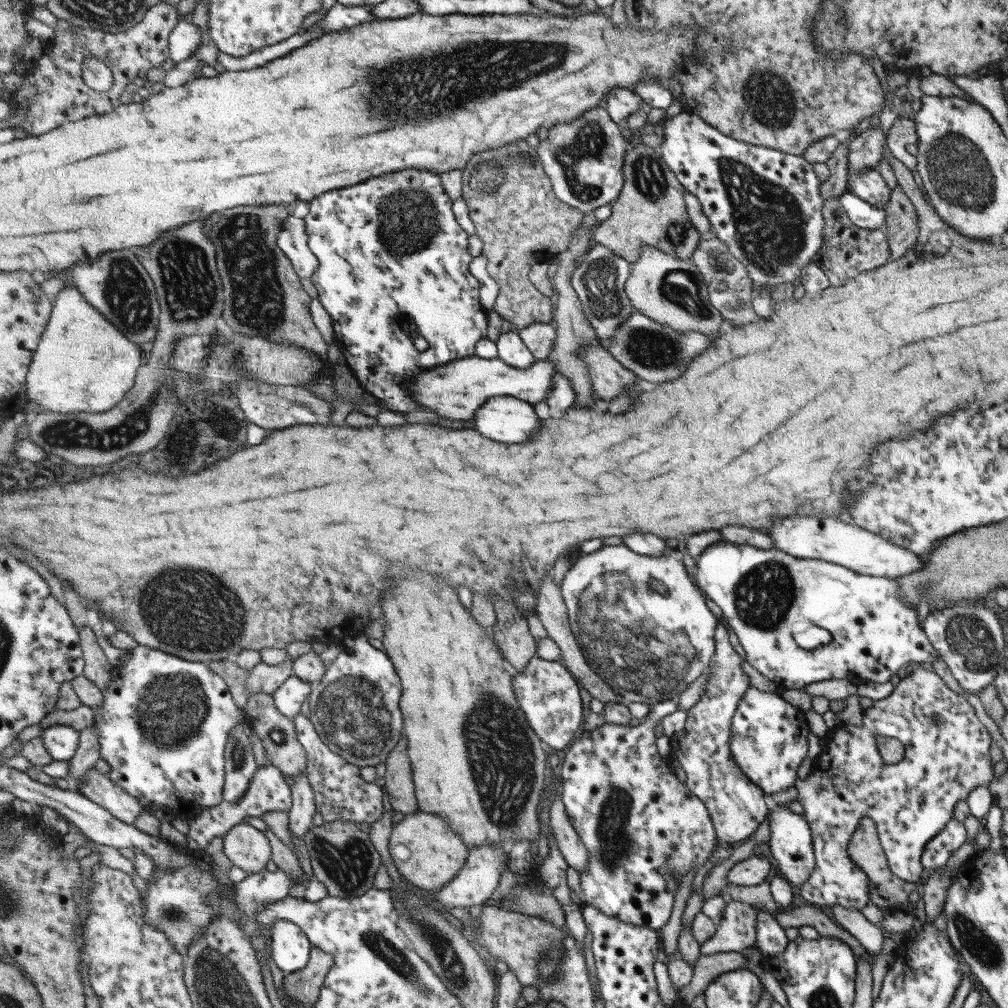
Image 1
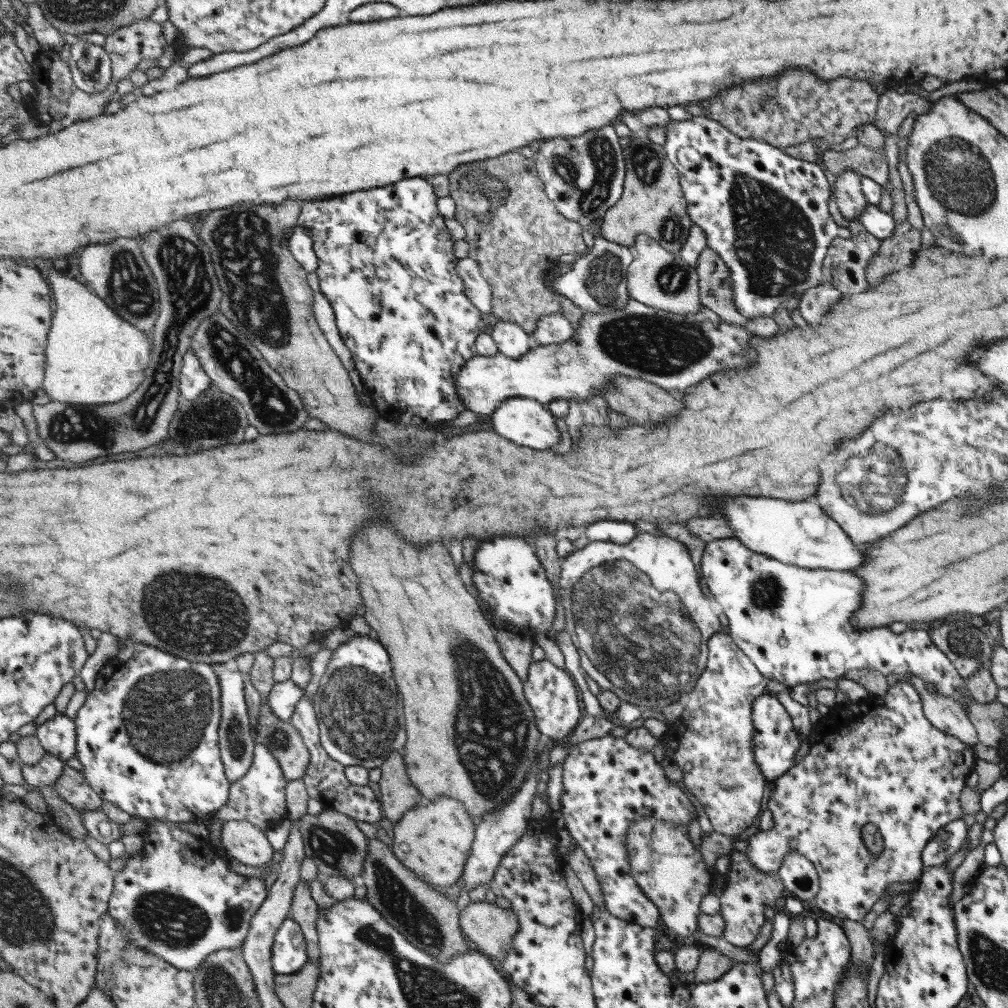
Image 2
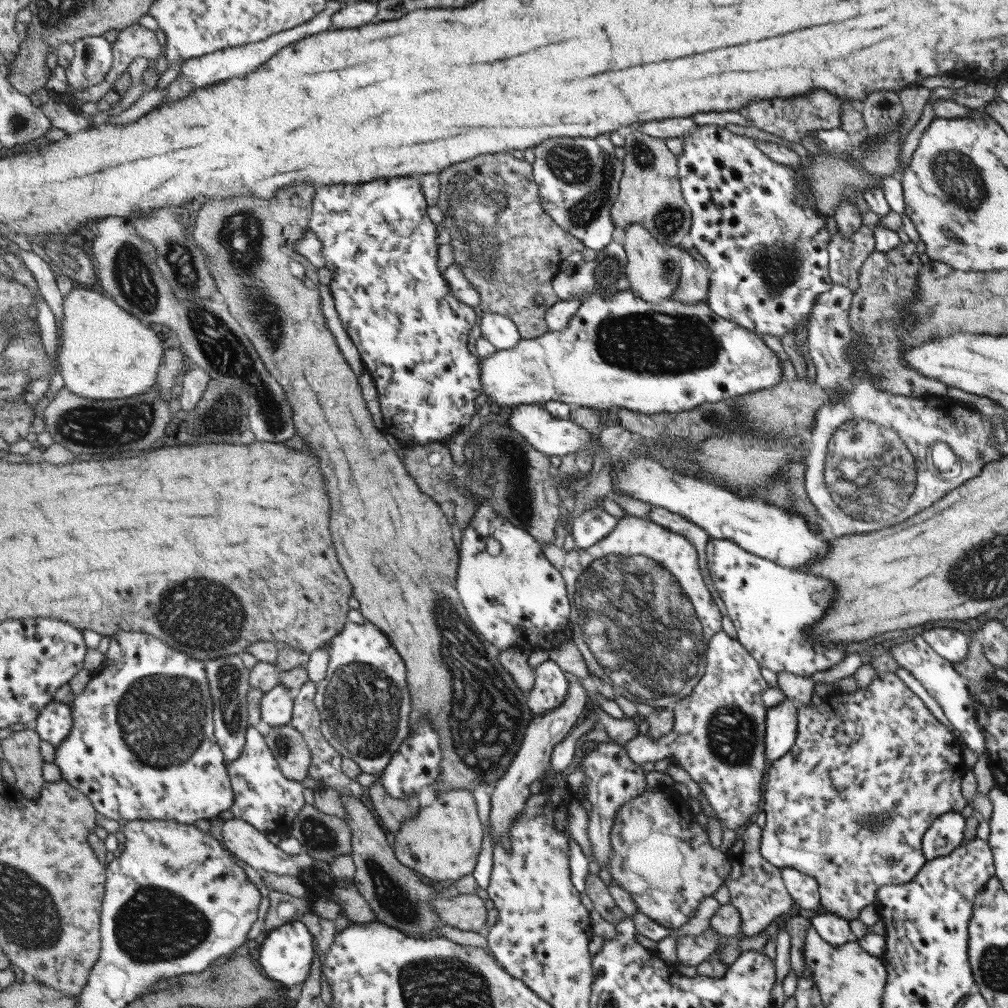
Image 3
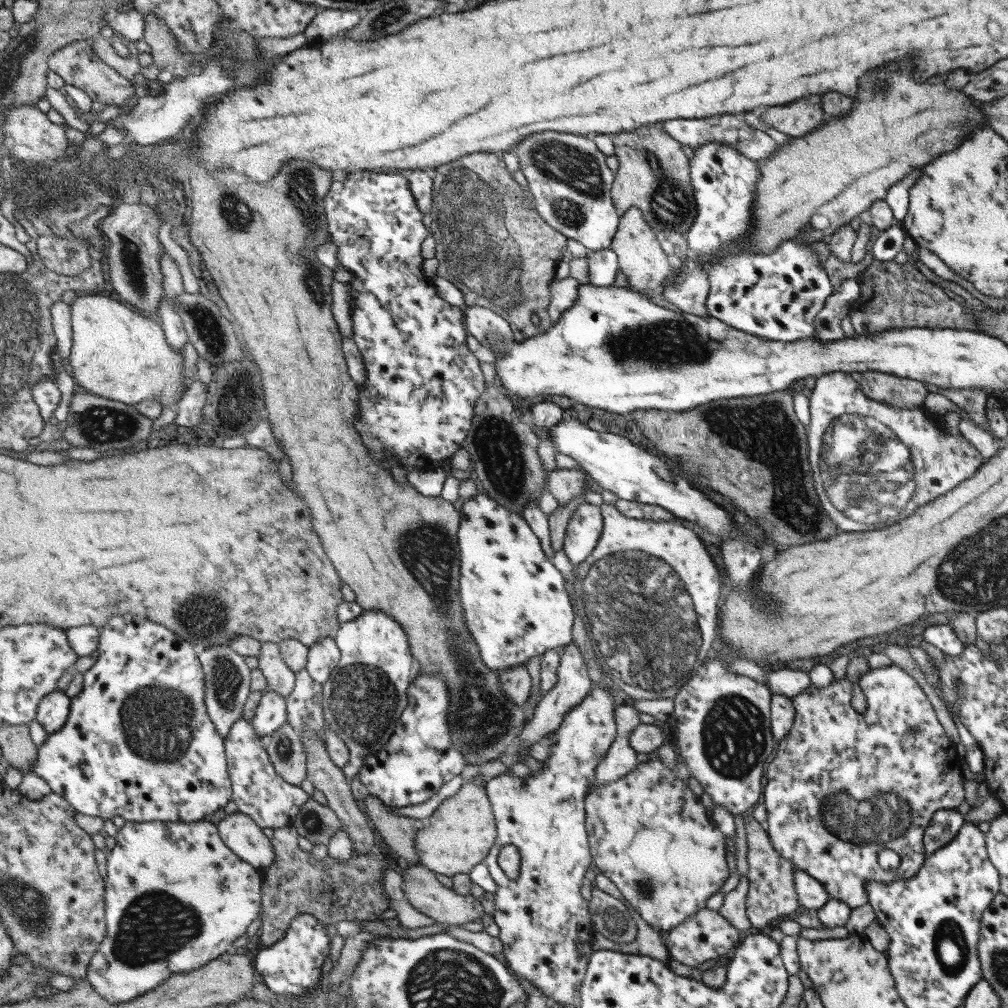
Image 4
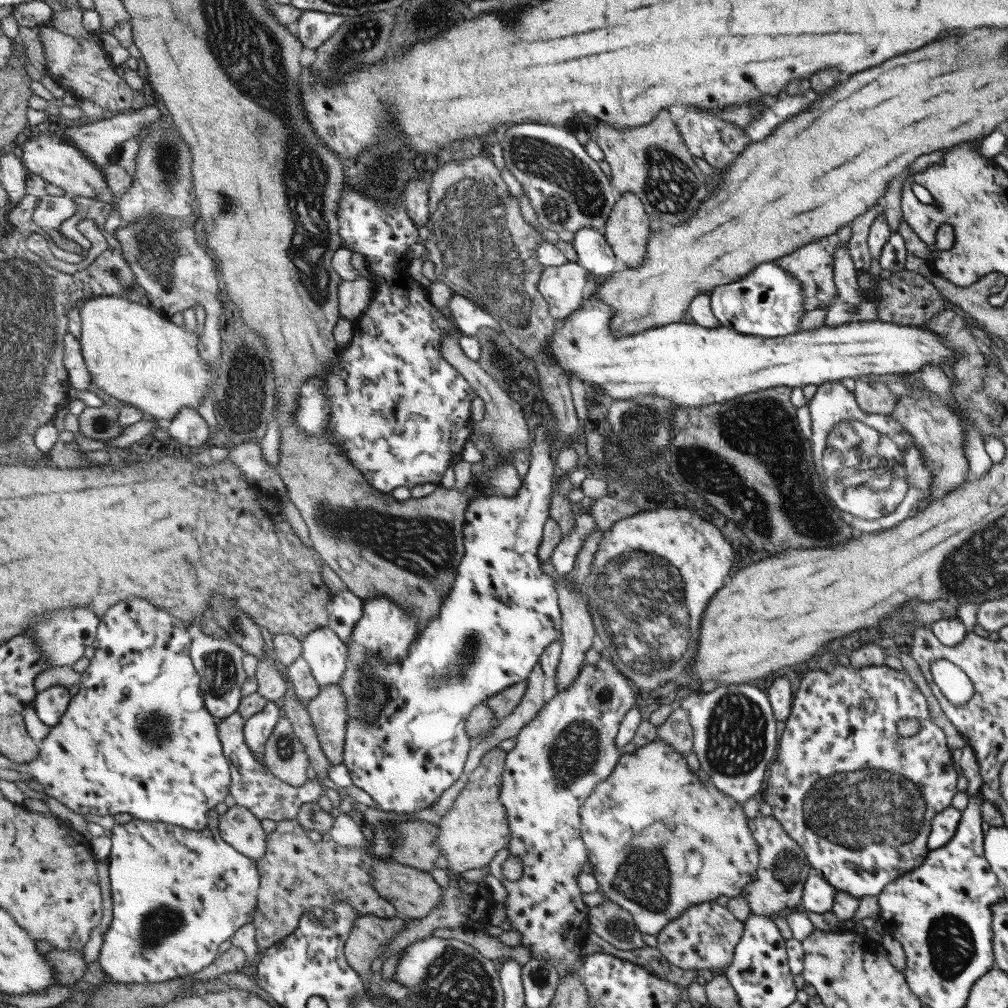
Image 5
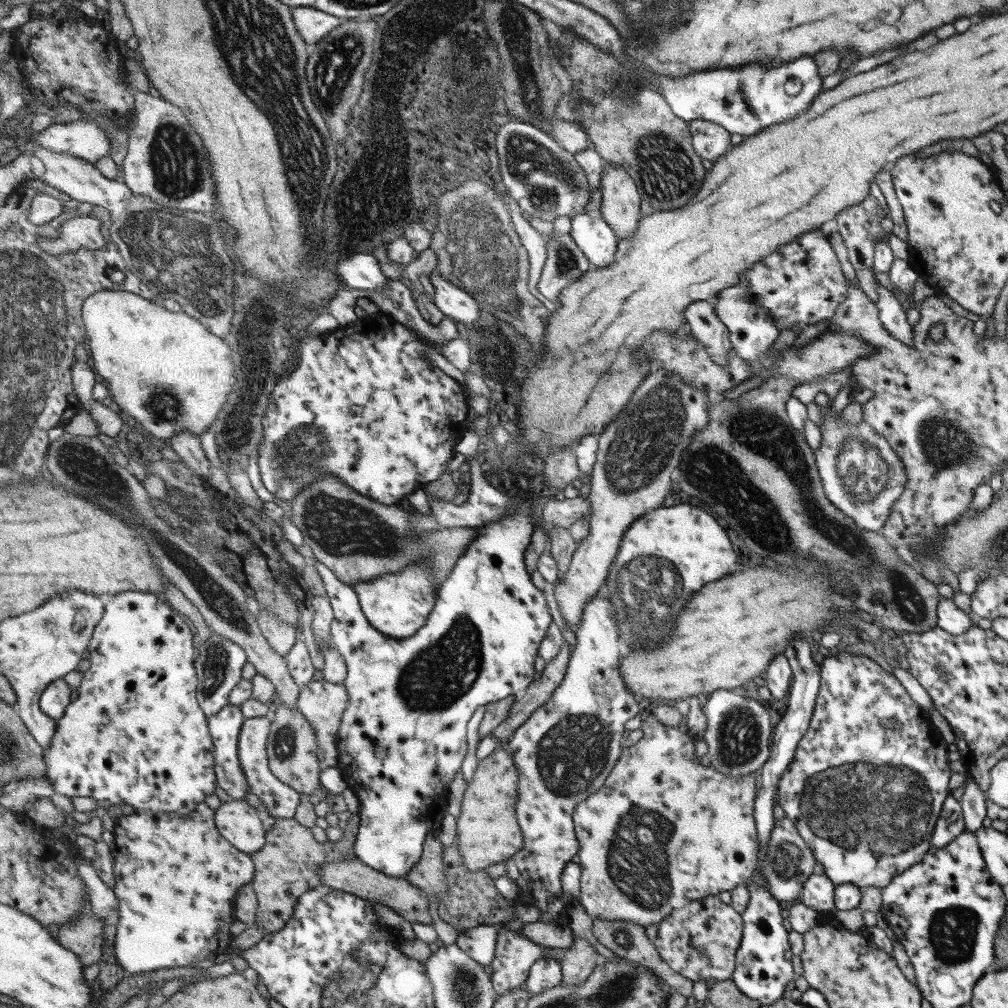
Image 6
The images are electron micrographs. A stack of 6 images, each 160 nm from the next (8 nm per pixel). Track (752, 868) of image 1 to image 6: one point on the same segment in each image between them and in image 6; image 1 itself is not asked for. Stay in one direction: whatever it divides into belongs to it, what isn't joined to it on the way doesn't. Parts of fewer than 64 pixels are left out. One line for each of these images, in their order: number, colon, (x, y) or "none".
2: (878, 760)
3: (868, 772)
4: (843, 785)
5: (857, 800)
6: (864, 798)

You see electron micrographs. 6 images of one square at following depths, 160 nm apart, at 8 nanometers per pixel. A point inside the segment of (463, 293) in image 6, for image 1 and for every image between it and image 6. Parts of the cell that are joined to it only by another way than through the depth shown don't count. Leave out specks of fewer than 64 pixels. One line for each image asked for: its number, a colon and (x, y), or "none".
1: (512, 349)
2: (512, 340)
3: (502, 331)
4: (479, 321)
5: (469, 317)

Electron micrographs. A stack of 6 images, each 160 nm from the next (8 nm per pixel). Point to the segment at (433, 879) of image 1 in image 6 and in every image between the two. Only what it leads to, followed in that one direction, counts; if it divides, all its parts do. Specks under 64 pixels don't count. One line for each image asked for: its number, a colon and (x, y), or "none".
2: (434, 840)
3: (444, 841)
4: (459, 835)
5: (476, 828)
6: (488, 831)

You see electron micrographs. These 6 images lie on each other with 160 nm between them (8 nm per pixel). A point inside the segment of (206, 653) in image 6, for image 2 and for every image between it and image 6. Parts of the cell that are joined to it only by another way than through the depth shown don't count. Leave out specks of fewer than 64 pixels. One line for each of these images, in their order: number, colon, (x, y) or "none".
2: (238, 747)
3: (229, 678)
4: (228, 679)
5: (220, 661)

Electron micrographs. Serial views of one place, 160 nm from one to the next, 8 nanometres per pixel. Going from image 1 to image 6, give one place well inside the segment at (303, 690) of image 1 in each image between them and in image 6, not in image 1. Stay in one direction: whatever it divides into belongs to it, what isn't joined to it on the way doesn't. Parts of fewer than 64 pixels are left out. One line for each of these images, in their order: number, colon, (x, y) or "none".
2: (284, 697)
3: (278, 704)
4: (272, 714)
5: (259, 728)
6: (278, 799)

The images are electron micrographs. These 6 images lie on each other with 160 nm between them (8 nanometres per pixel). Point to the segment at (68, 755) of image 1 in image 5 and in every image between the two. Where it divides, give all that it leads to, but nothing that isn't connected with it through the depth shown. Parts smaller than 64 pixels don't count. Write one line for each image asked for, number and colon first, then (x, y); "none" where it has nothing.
2: (59, 735)
3: (54, 725)
4: (54, 711)
5: (51, 705)

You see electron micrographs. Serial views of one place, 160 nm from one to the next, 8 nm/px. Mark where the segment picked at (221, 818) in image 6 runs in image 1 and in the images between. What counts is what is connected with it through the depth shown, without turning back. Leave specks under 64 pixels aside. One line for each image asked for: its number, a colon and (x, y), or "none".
1: (248, 848)
2: (244, 841)
3: (247, 842)
4: (240, 832)
5: (239, 826)

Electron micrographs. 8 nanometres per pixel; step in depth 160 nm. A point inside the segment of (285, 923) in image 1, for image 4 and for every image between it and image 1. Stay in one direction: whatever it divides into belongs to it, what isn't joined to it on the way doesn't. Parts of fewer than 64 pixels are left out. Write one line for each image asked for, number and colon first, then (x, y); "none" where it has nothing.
2: (290, 952)
3: (287, 953)
4: (292, 967)

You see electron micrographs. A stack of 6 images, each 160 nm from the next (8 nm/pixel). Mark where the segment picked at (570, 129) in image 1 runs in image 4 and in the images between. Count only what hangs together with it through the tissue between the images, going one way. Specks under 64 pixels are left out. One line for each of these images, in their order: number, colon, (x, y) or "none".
2: (584, 176)
3: (579, 178)
4: (568, 176)

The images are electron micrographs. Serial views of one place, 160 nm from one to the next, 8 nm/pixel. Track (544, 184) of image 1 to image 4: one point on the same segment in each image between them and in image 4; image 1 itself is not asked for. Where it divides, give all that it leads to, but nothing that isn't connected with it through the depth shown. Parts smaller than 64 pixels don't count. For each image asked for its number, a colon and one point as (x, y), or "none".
2: (512, 228)
3: (502, 238)
4: (502, 255)

